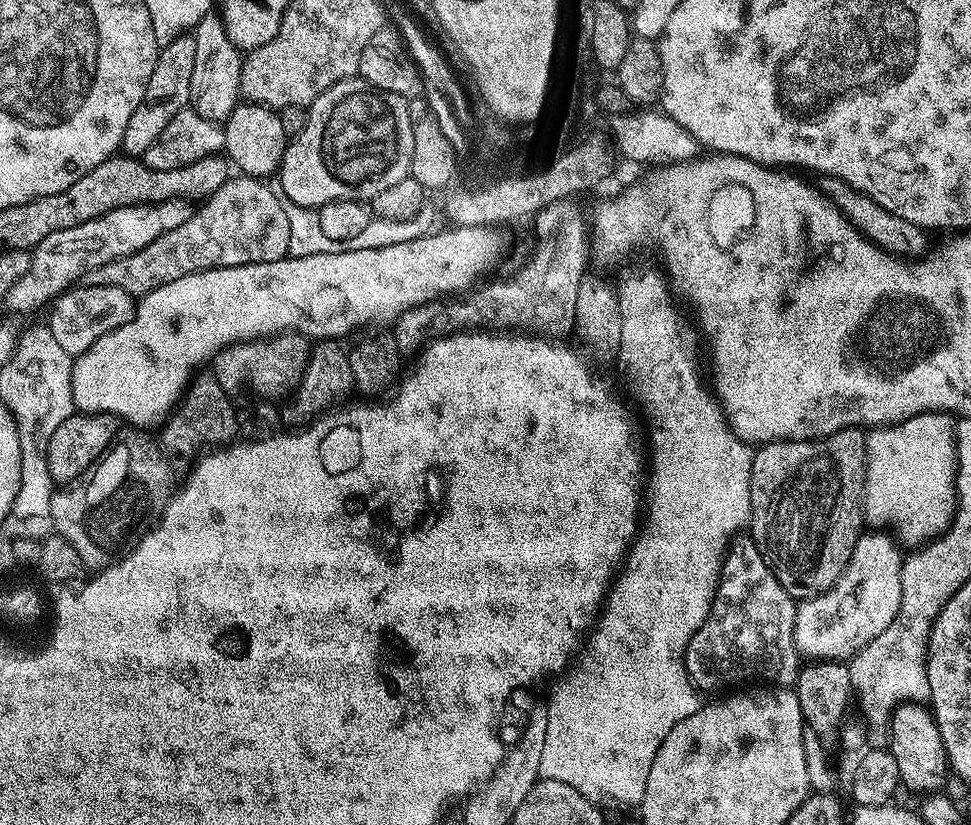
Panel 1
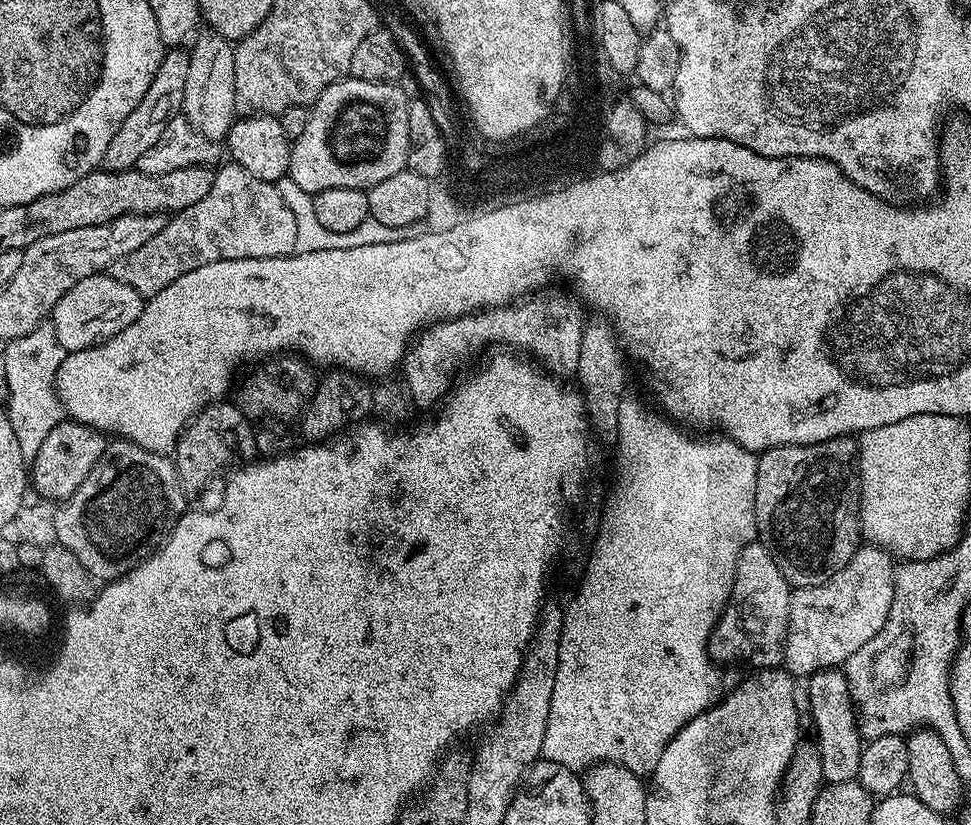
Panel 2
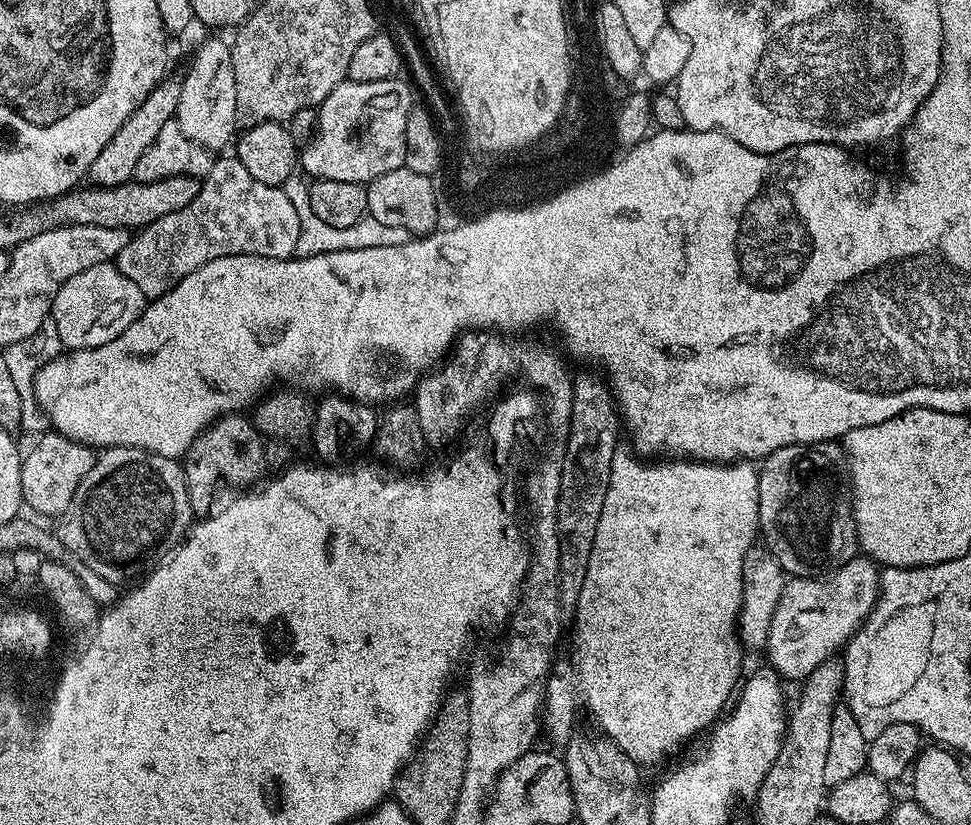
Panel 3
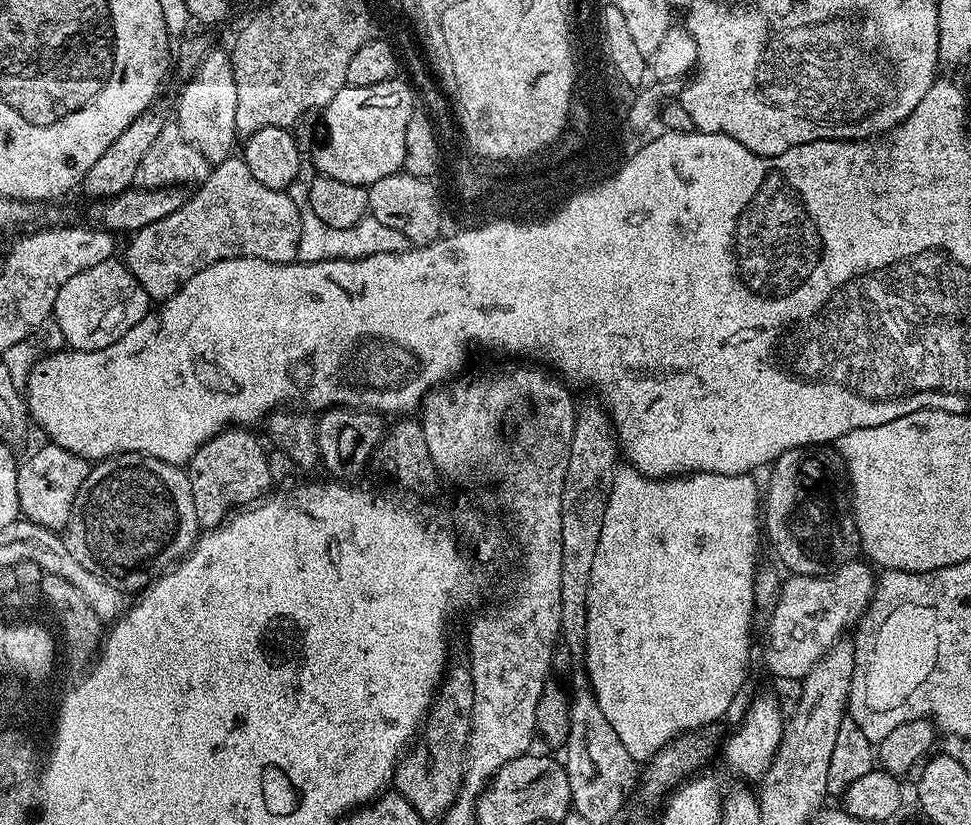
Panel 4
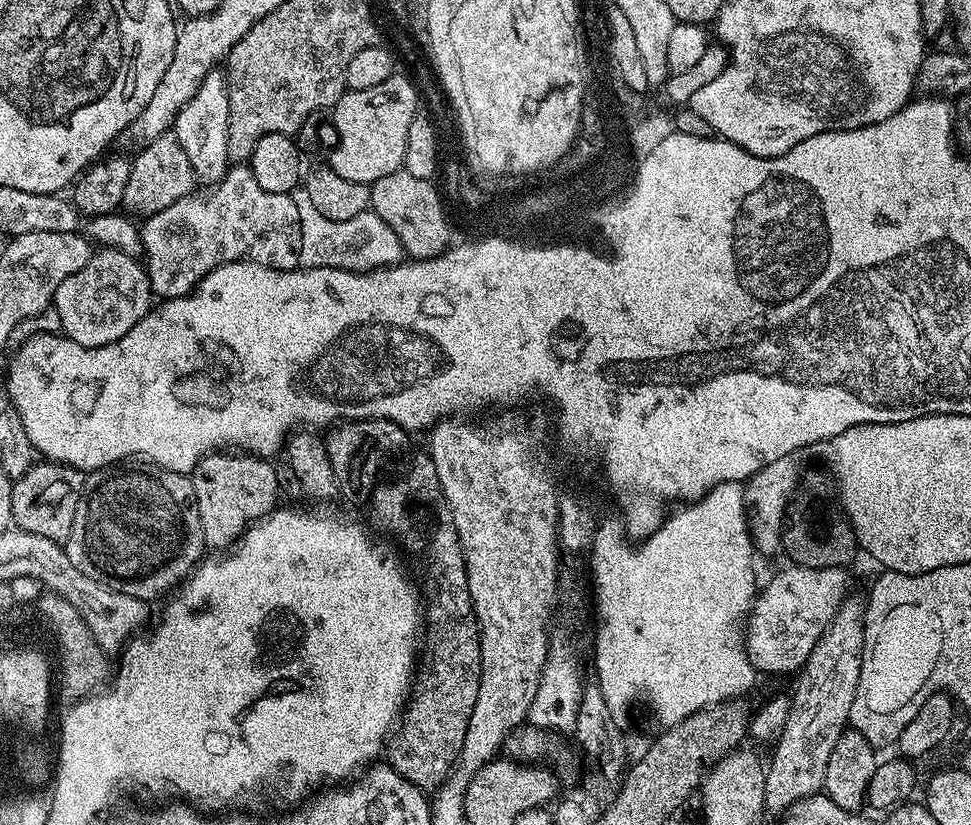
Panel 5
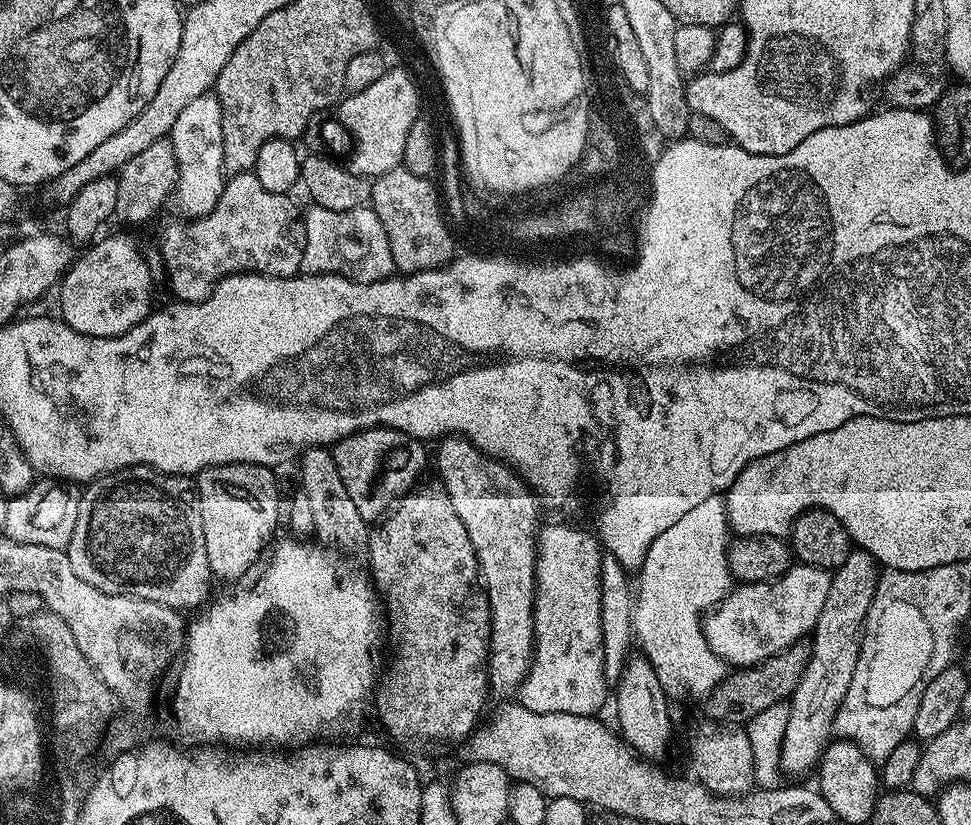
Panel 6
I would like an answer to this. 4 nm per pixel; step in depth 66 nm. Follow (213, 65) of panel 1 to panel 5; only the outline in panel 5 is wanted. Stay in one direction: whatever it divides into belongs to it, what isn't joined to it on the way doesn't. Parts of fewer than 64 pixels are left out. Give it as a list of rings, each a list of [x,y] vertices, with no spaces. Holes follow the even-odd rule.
[[[214,70],[206,74],[202,86],[198,86],[198,94],[194,94],[194,98],[190,98],[186,106],[182,106],[174,125],[178,142],[182,150],[186,150],[186,158],[190,158],[192,169],[201,185],[214,185],[228,173],[230,161],[226,150],[226,138],[229,118],[228,81],[223,71]]]

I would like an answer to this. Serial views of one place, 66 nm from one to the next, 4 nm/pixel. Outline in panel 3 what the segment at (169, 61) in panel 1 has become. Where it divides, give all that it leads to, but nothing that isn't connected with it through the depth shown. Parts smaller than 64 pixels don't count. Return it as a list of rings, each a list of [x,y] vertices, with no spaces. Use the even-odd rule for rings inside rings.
[[[165,75],[164,79],[154,86],[154,90],[150,90],[150,94],[142,102],[142,106],[138,106],[134,110],[134,114],[130,114],[130,118],[126,118],[126,122],[122,122],[118,134],[114,134],[114,138],[110,138],[110,142],[106,142],[102,154],[98,154],[98,158],[94,158],[87,179],[95,187],[113,188],[119,184],[127,184],[129,180],[133,179],[134,166],[138,166],[138,158],[142,158],[142,154],[146,154],[146,146],[150,146],[150,142],[154,142],[154,138],[158,138],[158,130],[162,130],[162,126],[166,126],[166,122],[170,122],[175,117],[178,98],[182,98],[182,86],[180,85],[181,77],[172,75]]]

